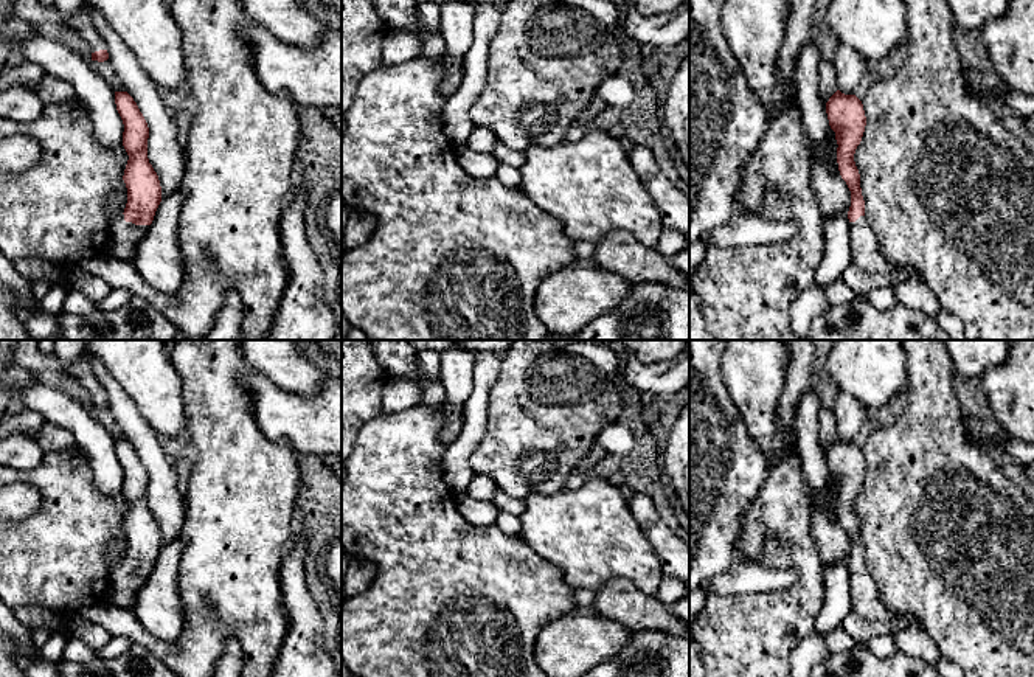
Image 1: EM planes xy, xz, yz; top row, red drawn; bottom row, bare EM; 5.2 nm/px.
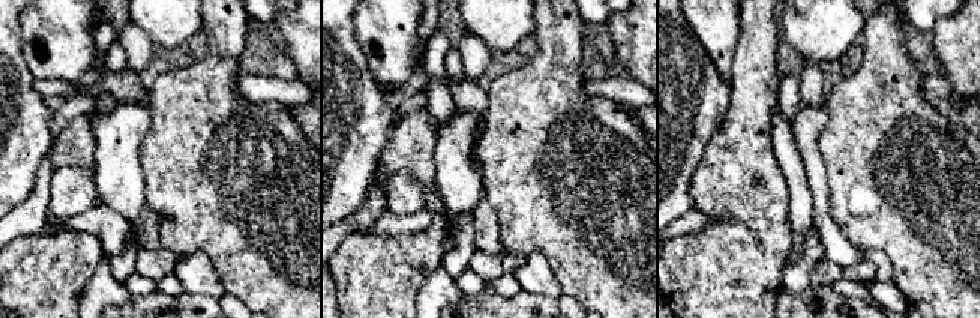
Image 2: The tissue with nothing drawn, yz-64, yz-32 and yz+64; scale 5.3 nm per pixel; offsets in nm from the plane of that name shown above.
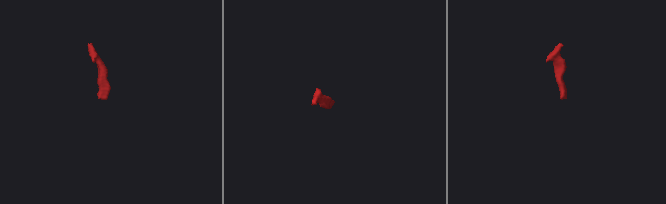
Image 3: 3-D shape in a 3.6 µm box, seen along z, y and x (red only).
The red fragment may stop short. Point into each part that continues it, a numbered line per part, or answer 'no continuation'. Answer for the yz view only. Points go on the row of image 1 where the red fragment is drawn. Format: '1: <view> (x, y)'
1: yz (865, 252)

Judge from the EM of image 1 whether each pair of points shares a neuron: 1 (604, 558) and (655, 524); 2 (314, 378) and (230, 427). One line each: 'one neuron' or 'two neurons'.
1: two neurons
2: two neurons

